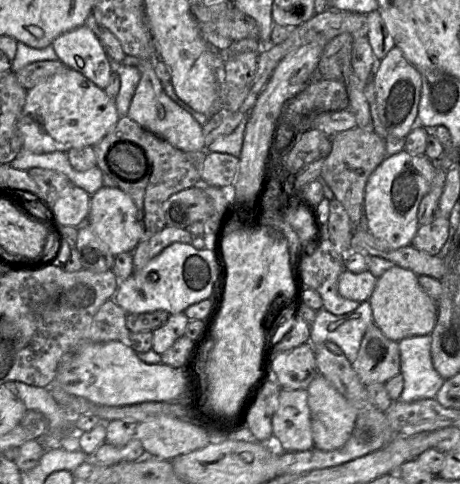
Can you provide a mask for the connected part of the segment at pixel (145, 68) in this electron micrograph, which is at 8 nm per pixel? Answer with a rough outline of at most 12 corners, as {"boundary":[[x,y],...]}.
{"boundary":[[142,59],[128,117],[183,151],[206,150],[203,127]]}

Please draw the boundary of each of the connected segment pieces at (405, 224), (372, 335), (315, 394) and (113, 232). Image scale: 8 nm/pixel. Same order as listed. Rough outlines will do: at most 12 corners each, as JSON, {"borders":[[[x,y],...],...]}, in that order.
{"borders":[[[405,150],[369,176],[364,226],[410,245],[432,161]],[[373,322],[353,369],[365,386],[401,373],[399,342]],[[321,374],[307,387],[314,447],[350,438],[358,411]],[[103,185],[87,223],[114,256],[132,253],[143,226],[130,196]]]}

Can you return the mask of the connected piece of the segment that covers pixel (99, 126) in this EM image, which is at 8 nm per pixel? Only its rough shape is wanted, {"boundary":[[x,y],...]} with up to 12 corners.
{"boundary":[[63,66],[27,91],[23,151],[94,146],[115,100]]}

